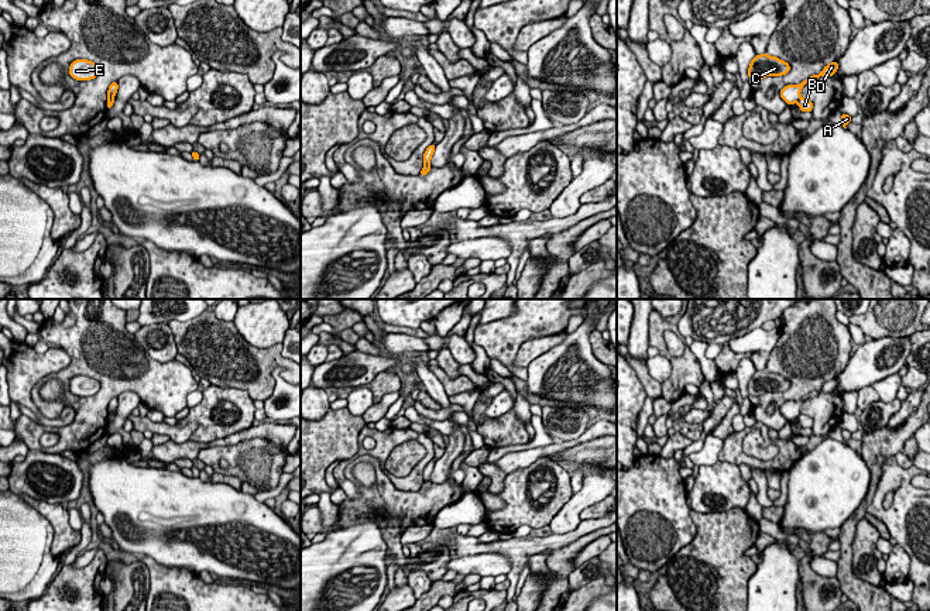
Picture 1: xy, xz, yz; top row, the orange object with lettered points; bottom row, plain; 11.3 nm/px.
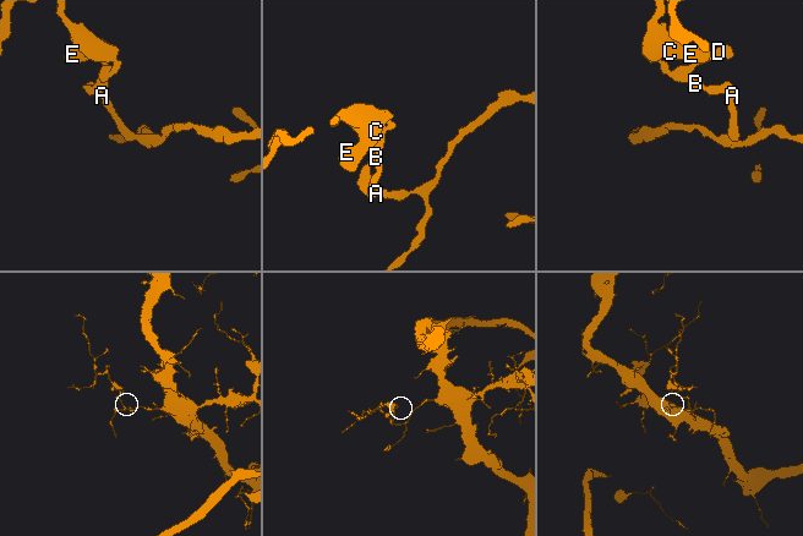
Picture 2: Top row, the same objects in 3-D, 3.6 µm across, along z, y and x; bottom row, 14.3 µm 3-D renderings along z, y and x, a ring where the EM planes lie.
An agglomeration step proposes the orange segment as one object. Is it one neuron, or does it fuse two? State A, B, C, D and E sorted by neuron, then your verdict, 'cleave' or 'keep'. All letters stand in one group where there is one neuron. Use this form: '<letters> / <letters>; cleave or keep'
A B / C D E; cleave

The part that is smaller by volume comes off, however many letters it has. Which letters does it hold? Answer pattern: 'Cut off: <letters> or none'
Cut off: C, D, E

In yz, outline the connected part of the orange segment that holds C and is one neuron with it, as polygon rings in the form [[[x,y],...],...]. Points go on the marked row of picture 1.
[[[768,54],[755,55],[748,68],[748,78],[761,80],[768,75],[782,76],[790,71],[790,65],[776,56]]]

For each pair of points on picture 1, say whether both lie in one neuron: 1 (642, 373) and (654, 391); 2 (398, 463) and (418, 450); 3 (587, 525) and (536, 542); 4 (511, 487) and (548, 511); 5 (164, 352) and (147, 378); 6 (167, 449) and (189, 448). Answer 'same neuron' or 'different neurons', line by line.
1: same neuron
2: same neuron
3: same neuron
4: same neuron
5: different neurons
6: same neuron

